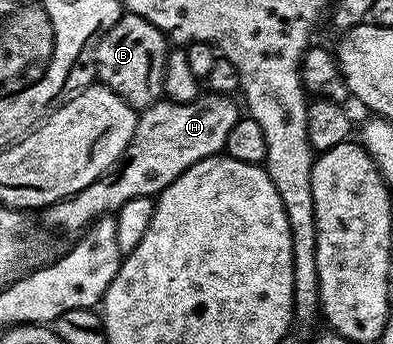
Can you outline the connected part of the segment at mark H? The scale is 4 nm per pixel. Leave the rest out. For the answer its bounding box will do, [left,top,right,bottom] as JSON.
[44,92,240,234]

